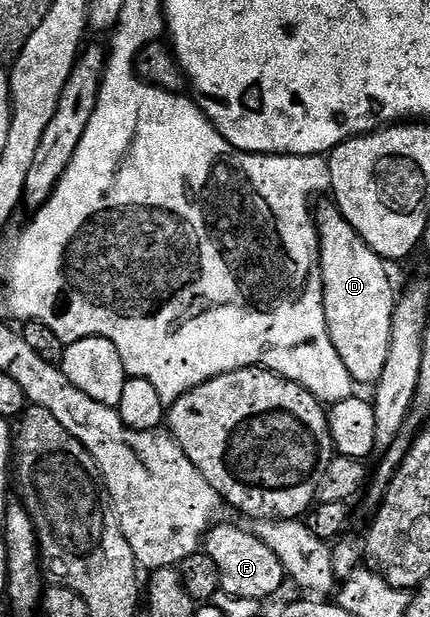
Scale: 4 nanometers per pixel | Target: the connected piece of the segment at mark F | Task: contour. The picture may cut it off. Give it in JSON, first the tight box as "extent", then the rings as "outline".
{"extent":[203,523,287,599],"outline":[[[221,523],[210,527],[203,540],[203,551],[215,561],[219,569],[221,591],[237,599],[269,599],[284,583],[287,576],[279,557],[252,530],[244,531],[233,523]]]}

